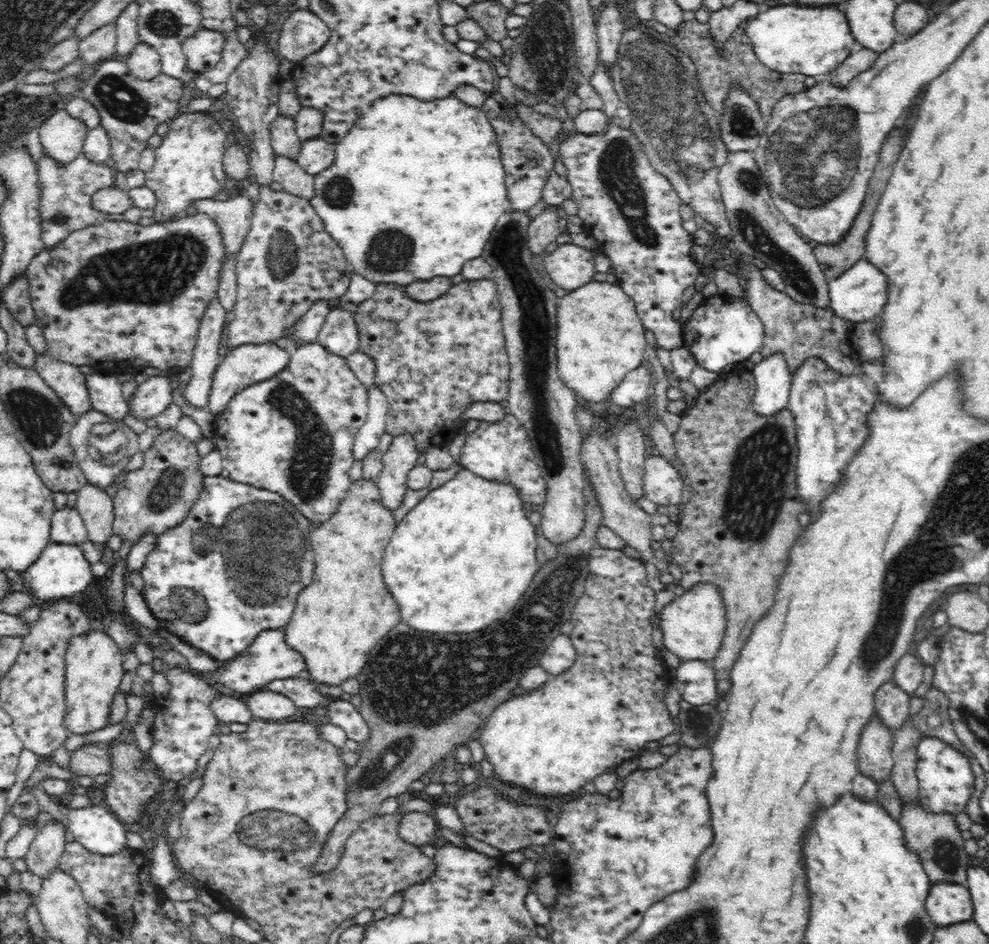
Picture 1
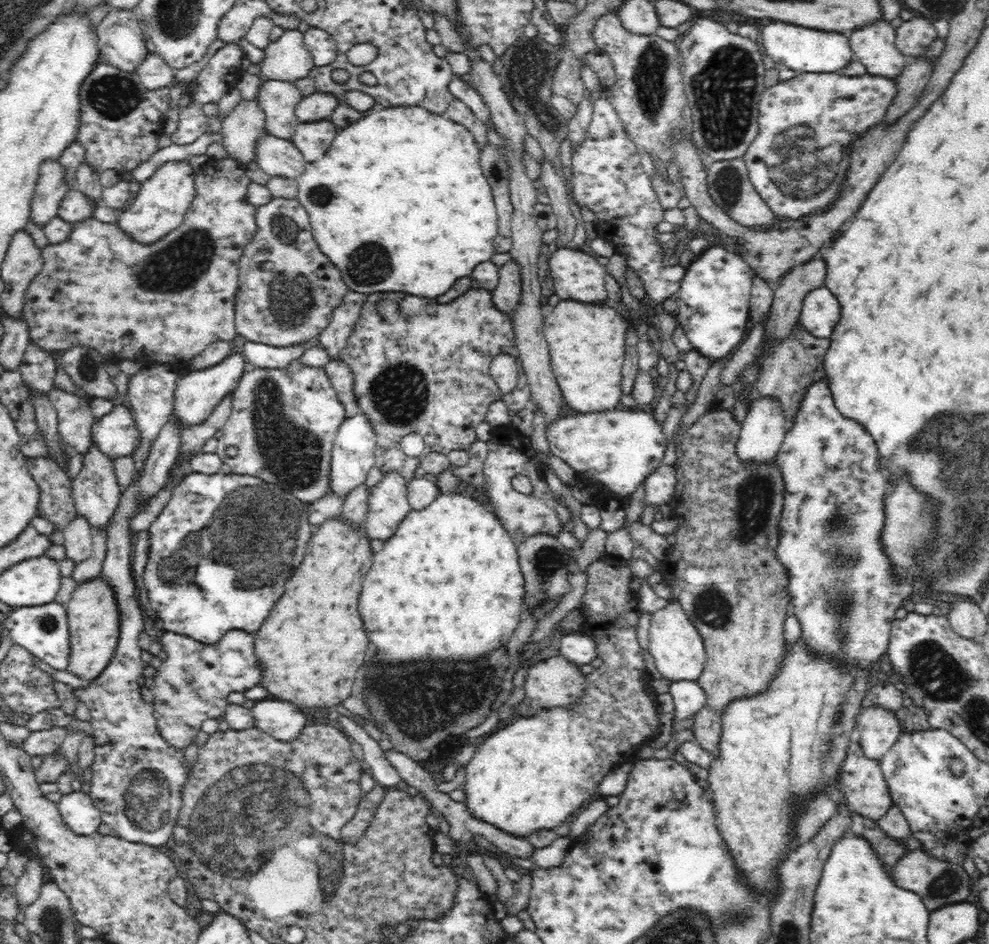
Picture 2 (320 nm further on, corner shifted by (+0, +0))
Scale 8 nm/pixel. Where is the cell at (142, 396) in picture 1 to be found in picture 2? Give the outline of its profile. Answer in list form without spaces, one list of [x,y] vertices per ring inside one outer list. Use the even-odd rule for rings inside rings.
[[[121,402],[115,403],[112,411],[97,419],[91,428],[93,444],[112,459],[132,454],[139,438],[131,408]]]

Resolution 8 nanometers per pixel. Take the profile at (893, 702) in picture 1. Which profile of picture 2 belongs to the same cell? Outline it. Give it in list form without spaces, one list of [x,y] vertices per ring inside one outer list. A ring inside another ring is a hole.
[[[865,706],[857,722],[860,747],[872,760],[882,759],[902,734],[895,713],[881,706]]]

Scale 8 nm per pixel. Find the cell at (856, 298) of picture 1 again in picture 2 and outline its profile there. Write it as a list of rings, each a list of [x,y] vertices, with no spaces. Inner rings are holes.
[[[822,286],[808,291],[797,324],[816,338],[829,338],[840,318],[839,300]]]

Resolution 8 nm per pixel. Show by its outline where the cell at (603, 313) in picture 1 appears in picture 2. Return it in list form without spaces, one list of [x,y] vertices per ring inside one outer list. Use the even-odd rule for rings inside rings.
[[[561,300],[544,320],[544,336],[548,343],[551,367],[564,402],[579,413],[614,409],[622,396],[622,368],[626,352],[628,321],[605,302]]]

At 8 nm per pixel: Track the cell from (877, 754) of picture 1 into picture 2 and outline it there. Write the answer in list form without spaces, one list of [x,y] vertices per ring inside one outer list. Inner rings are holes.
[[[858,743],[851,744],[848,747],[848,756],[846,756],[846,760],[844,760],[841,767],[838,781],[840,783],[840,795],[846,798],[851,810],[860,816],[877,821],[893,805],[890,790],[886,785],[879,761],[872,760],[864,755],[864,751],[862,751],[862,747]]]

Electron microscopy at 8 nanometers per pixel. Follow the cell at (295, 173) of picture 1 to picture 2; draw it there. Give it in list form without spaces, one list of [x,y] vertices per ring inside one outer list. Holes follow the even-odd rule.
[[[263,134],[256,141],[255,160],[245,166],[251,181],[267,185],[271,176],[298,178],[307,162],[291,140]]]

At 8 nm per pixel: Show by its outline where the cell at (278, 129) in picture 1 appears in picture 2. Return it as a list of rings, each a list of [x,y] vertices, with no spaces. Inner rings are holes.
[[[264,80],[256,99],[264,111],[265,134],[291,140],[299,123],[295,108],[303,97],[294,83]]]

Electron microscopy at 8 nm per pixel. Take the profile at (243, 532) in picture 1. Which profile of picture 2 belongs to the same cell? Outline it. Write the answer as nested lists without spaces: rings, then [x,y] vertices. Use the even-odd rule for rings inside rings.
[[[229,471],[211,475],[201,472],[186,474],[175,485],[170,500],[148,530],[150,532],[149,558],[142,574],[142,582],[146,587],[150,606],[160,620],[161,628],[164,631],[189,636],[204,644],[218,642],[228,631],[255,633],[267,619],[272,606],[276,604],[276,600],[284,594],[284,580],[288,580],[288,568],[296,568],[296,564],[300,564],[300,556],[304,556],[304,548],[308,546],[311,534],[308,511],[308,505],[299,502],[292,494],[287,494],[280,487],[255,476],[237,475]]]

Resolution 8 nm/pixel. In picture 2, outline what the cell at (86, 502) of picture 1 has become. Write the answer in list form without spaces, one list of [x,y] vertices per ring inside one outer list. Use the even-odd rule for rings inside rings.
[[[76,515],[74,519],[66,526],[62,534],[66,558],[78,564],[92,556],[95,530],[90,527],[90,523],[83,516]]]

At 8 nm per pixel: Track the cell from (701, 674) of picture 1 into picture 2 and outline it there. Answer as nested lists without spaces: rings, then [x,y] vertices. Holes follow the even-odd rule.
[[[678,680],[670,683],[669,693],[673,696],[674,718],[688,720],[706,706],[704,689],[694,680]]]

